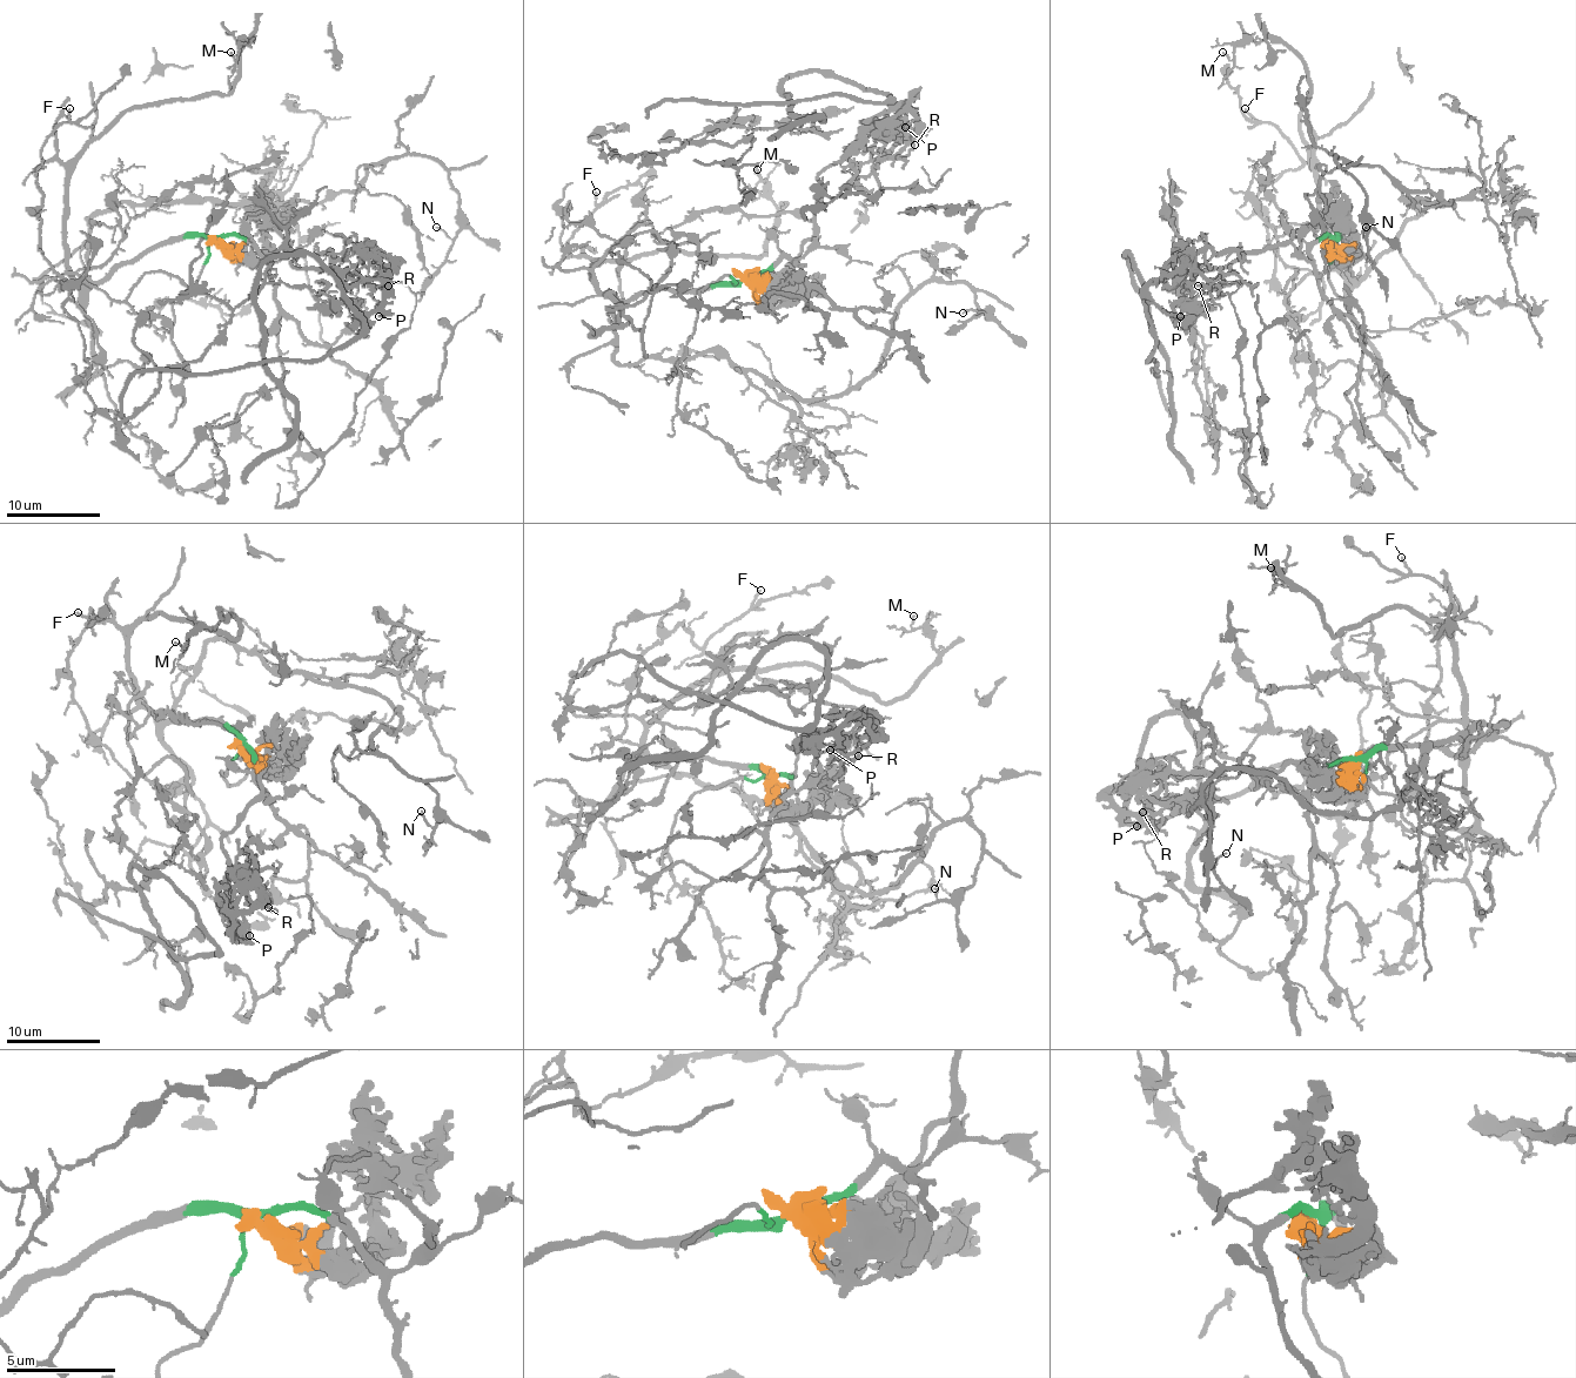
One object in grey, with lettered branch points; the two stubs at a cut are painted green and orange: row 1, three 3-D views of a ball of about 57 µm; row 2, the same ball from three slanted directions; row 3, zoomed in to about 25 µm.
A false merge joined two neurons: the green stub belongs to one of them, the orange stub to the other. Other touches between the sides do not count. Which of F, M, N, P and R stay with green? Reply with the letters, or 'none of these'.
F, M, N

